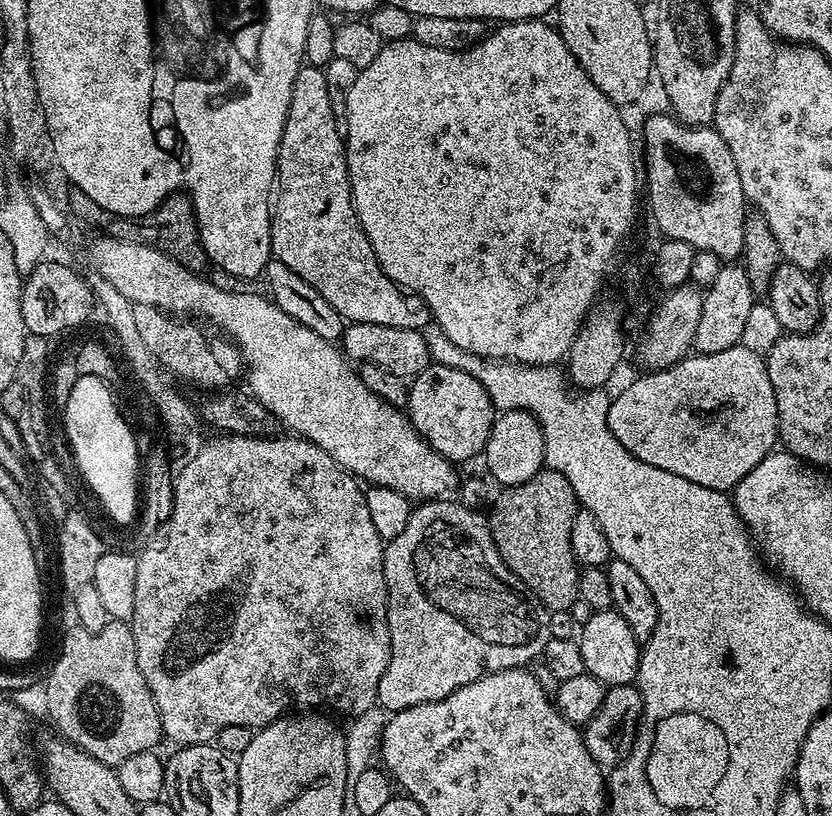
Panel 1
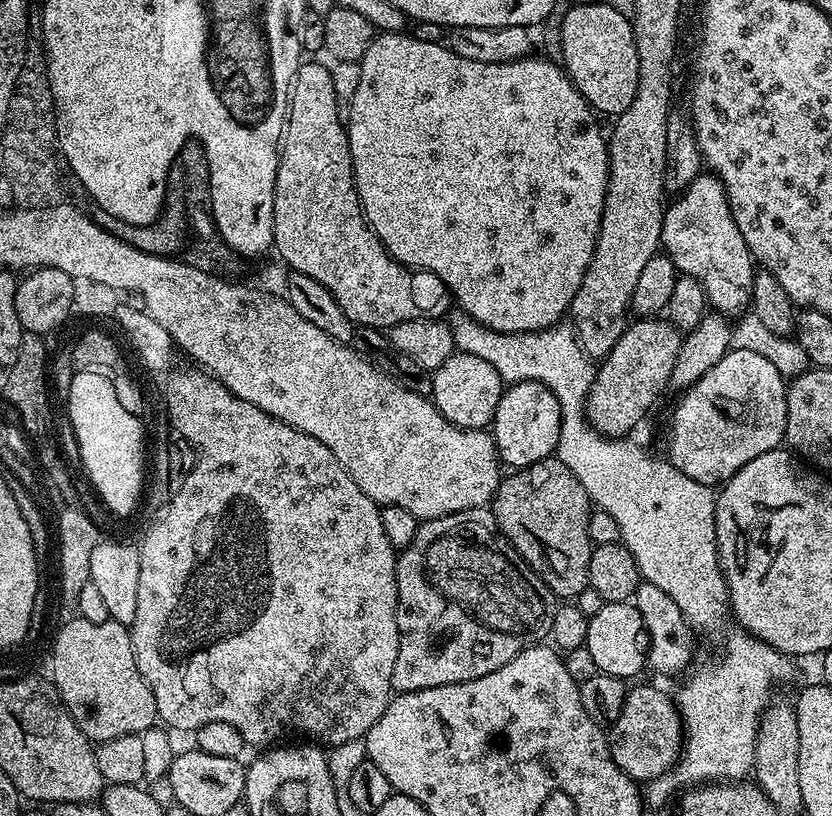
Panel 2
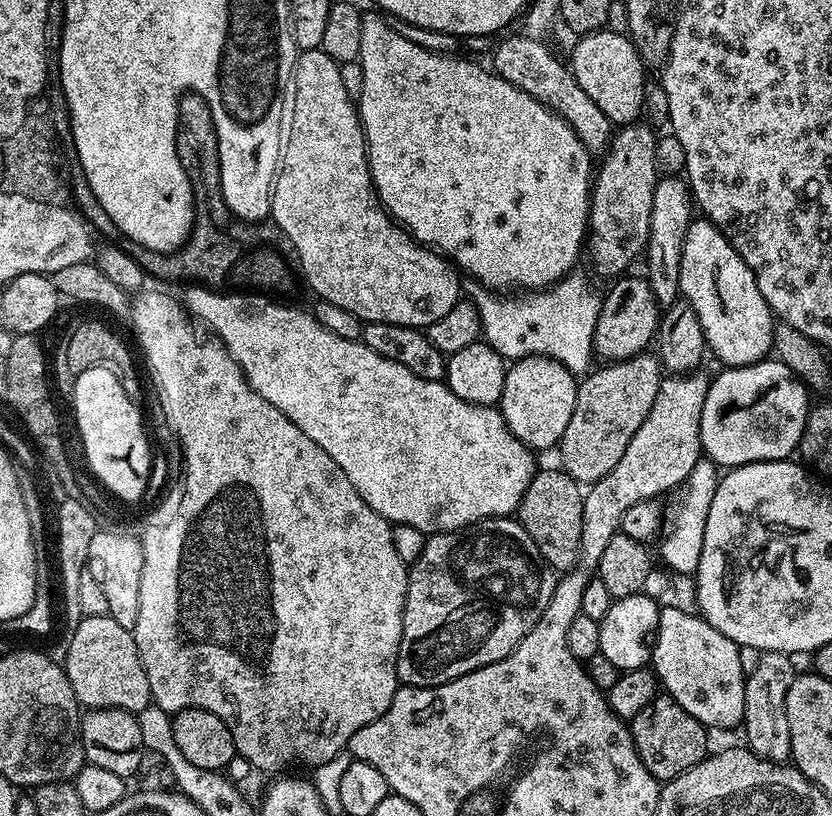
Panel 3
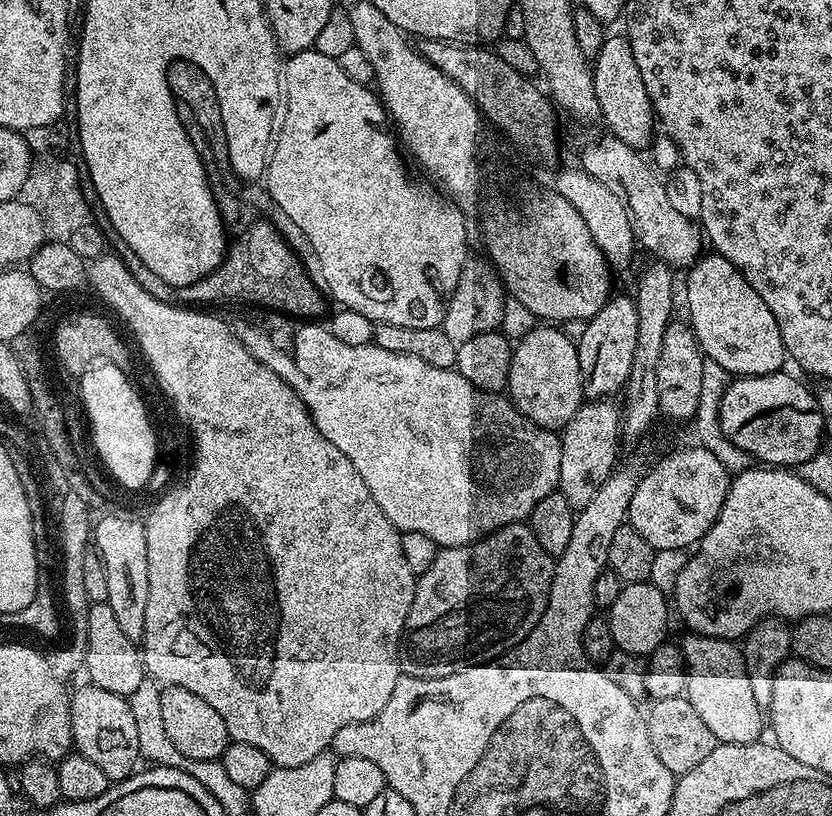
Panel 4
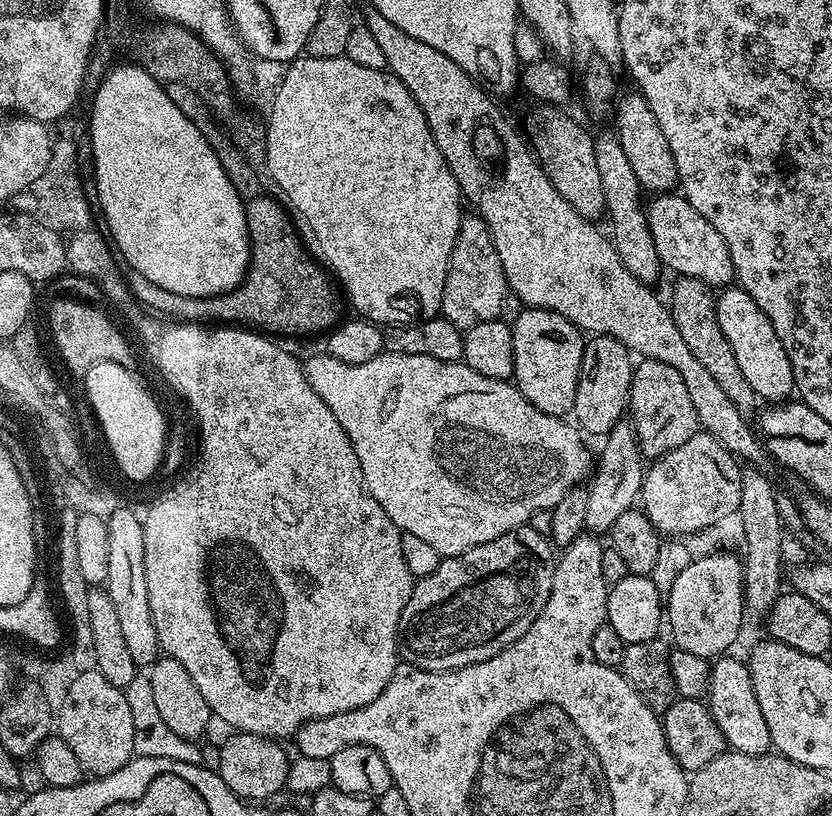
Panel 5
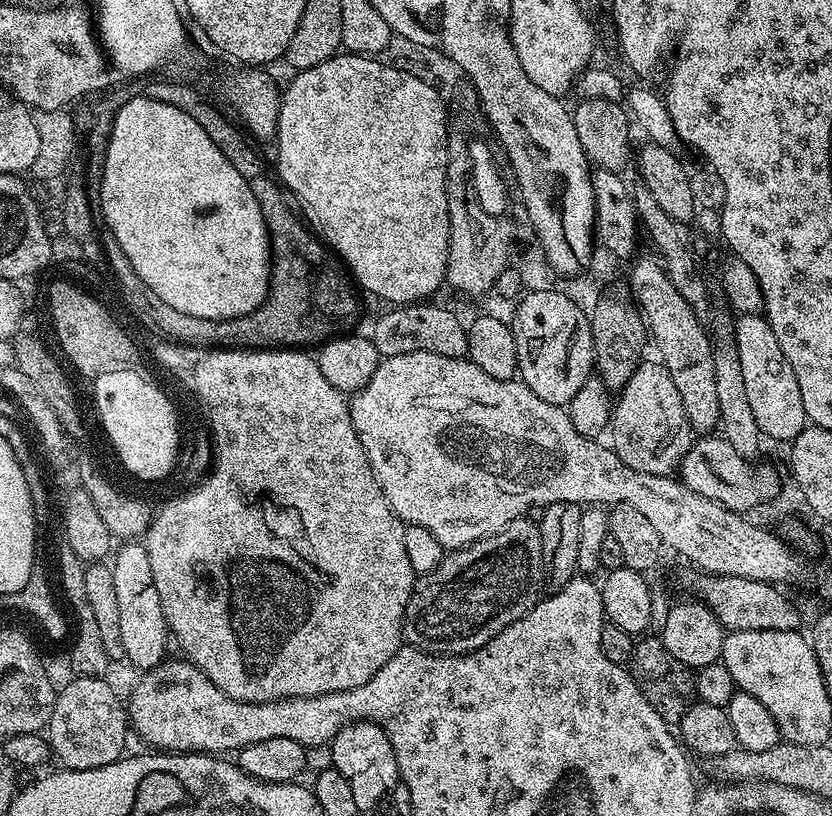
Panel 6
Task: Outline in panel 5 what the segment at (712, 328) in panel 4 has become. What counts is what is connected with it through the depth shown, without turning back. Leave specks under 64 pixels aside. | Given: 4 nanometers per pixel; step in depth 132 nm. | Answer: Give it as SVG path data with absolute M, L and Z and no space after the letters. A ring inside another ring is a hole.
M728 286L716 296L716 308L722 333L734 350L738 367L742 370L746 382L750 382L750 386L756 391L761 401L787 401L796 387L794 370L790 366L786 346L782 346L778 334L774 334L774 326L770 318L766 318L758 302L754 302L754 298L750 298L750 294L746 294L744 288Z

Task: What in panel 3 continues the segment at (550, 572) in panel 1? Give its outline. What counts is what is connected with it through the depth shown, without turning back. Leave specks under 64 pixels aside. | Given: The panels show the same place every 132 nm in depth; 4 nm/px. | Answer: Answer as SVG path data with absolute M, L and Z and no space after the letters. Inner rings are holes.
M541 467L533 476L518 509L520 525L534 538L534 546L557 573L563 574L579 565L582 546L582 486L563 467Z

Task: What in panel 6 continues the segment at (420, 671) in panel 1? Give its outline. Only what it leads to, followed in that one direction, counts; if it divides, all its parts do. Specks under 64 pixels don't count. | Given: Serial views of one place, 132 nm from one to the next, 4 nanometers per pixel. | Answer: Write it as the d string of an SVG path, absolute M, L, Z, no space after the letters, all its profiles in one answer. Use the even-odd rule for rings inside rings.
M525 518L510 522L493 536L484 536L464 548L449 551L433 572L425 572L412 585L412 597L404 611L403 639L413 648L435 652L437 656L465 656L490 642L510 622L518 622L541 599L540 583L546 580L540 525Z

